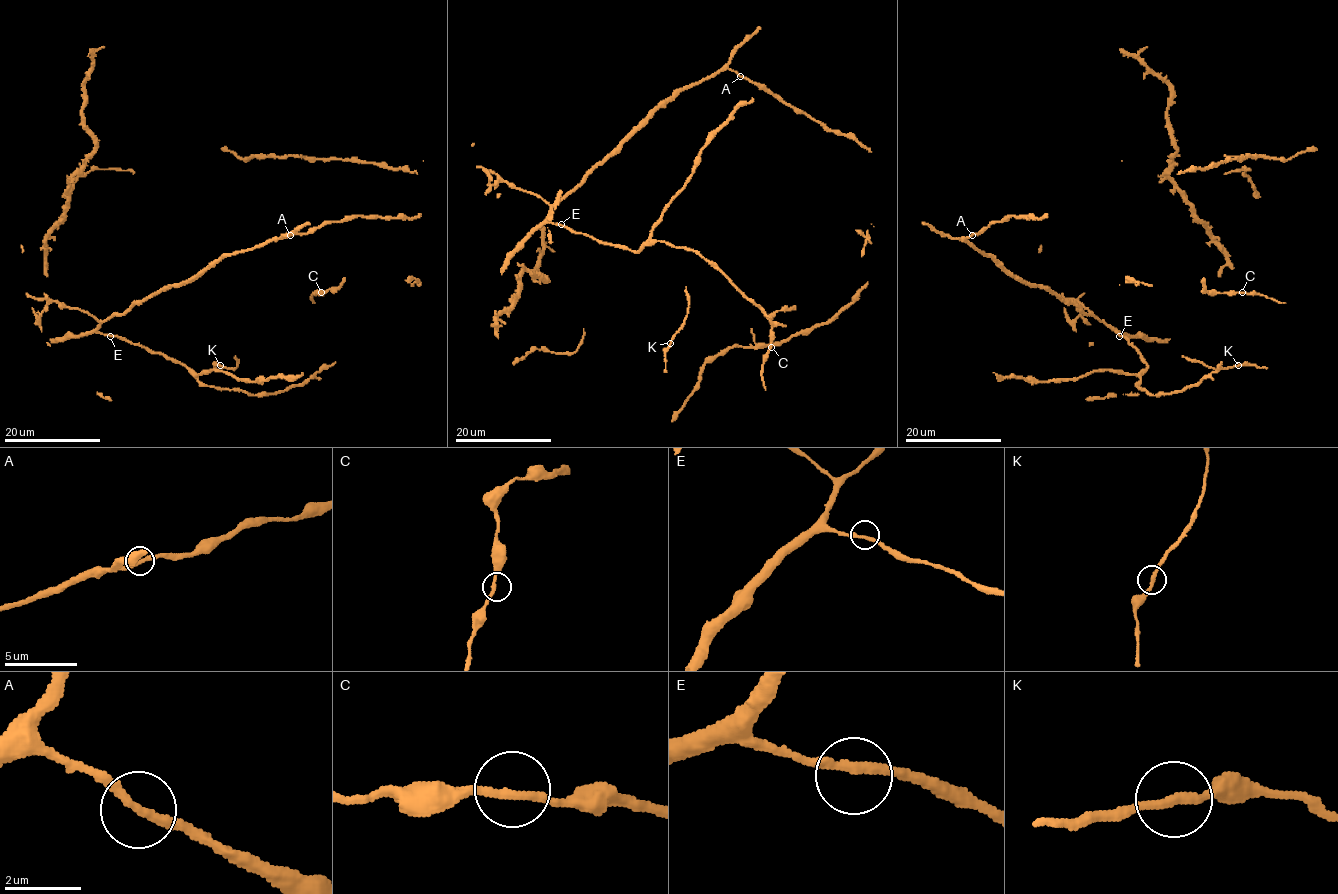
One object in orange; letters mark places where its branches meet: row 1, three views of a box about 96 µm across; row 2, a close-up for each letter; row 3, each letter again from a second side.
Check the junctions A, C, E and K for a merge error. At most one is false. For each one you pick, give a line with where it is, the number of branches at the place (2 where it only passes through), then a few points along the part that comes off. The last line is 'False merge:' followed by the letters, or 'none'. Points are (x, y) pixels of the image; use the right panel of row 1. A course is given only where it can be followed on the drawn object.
False merge: none

